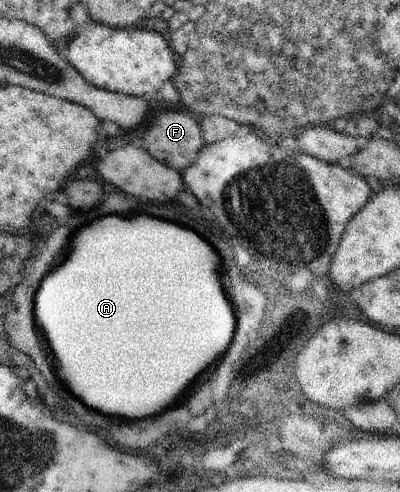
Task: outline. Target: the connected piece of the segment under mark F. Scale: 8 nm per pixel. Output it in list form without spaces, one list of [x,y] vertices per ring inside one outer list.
[[[184,109],[160,112],[144,132],[143,142],[145,150],[155,160],[179,172],[197,156],[198,150],[205,144],[199,119],[185,112]]]

